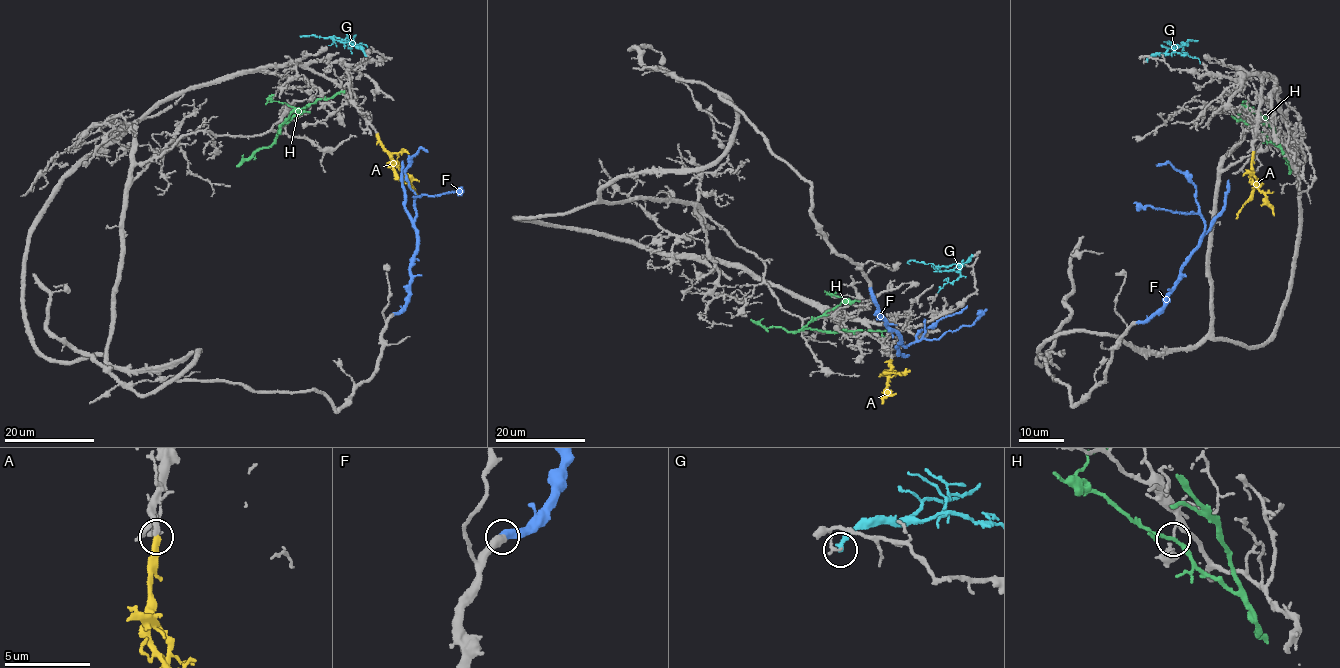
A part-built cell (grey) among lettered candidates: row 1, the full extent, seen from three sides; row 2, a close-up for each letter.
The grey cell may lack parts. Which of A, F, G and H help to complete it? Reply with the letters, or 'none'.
A, F

